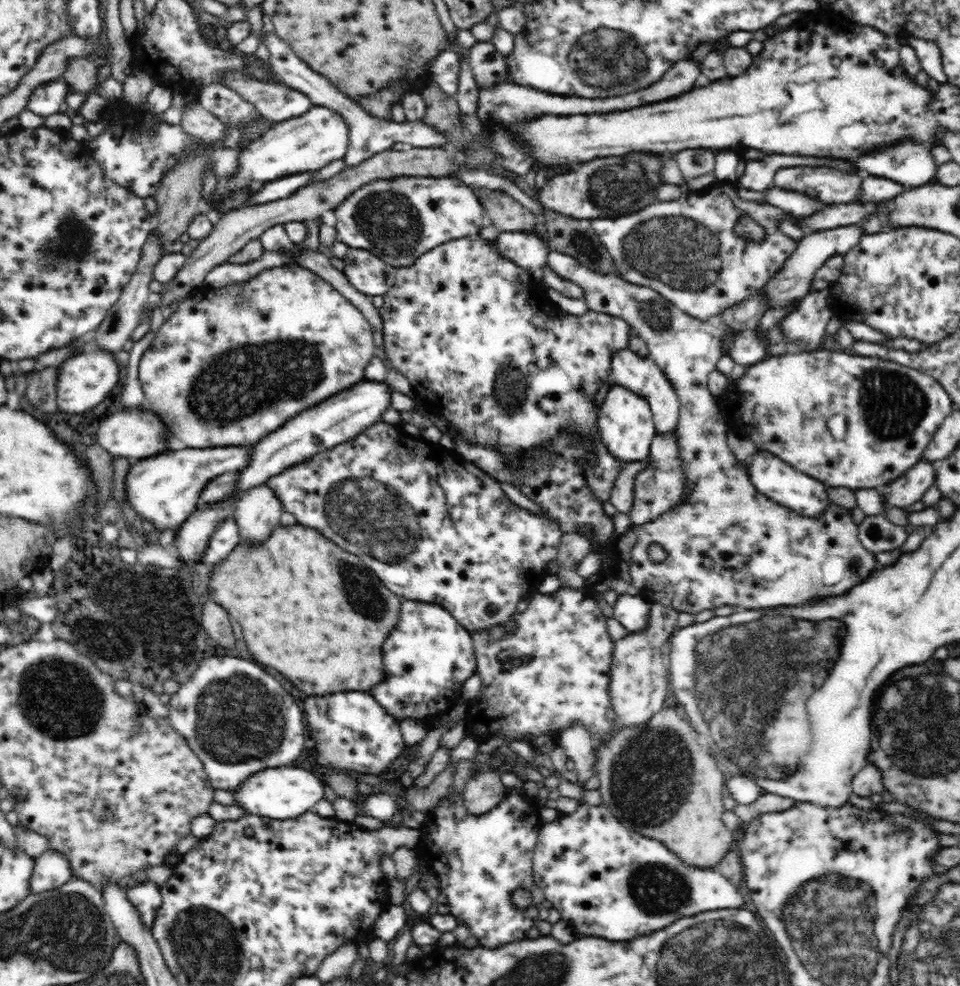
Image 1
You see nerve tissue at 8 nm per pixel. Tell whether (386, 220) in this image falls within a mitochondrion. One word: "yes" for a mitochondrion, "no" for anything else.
yes

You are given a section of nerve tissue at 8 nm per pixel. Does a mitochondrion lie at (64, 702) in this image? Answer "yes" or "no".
yes

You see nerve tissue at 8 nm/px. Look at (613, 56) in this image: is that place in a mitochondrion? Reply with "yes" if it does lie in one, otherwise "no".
yes

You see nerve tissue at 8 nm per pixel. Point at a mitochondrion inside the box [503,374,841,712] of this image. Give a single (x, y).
(810, 583)

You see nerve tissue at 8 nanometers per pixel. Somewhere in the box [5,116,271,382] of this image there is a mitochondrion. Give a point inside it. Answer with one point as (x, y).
(78, 236)

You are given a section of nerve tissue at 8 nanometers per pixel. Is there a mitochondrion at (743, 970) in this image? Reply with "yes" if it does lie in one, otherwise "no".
yes

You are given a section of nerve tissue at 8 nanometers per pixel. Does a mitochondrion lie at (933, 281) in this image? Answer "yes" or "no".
no

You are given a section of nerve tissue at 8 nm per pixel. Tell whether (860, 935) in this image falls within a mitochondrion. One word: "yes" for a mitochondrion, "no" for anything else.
yes

